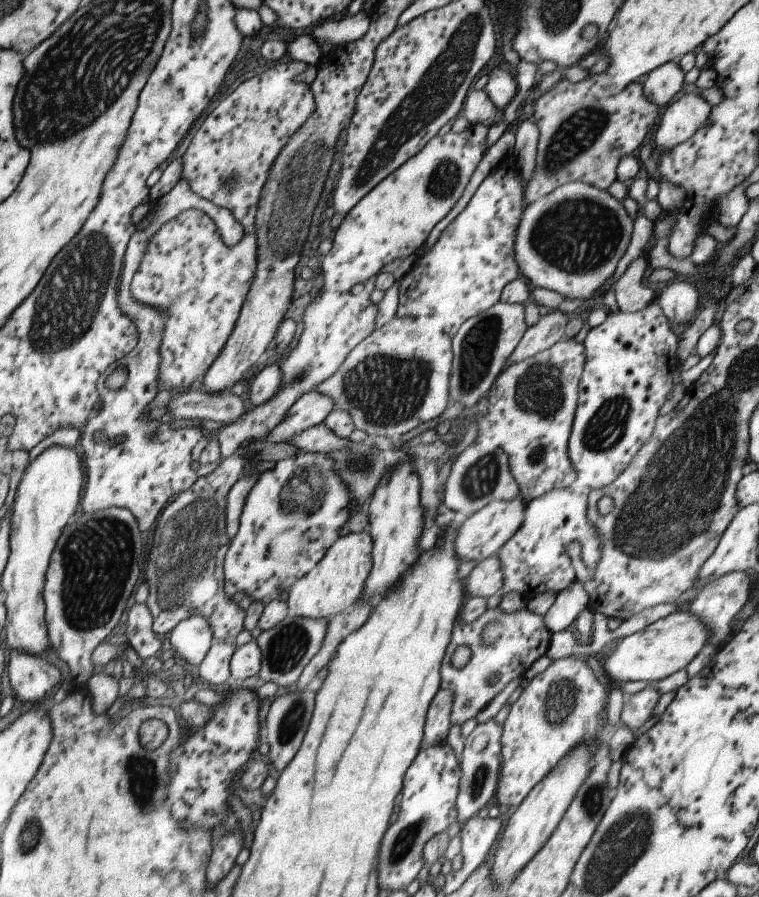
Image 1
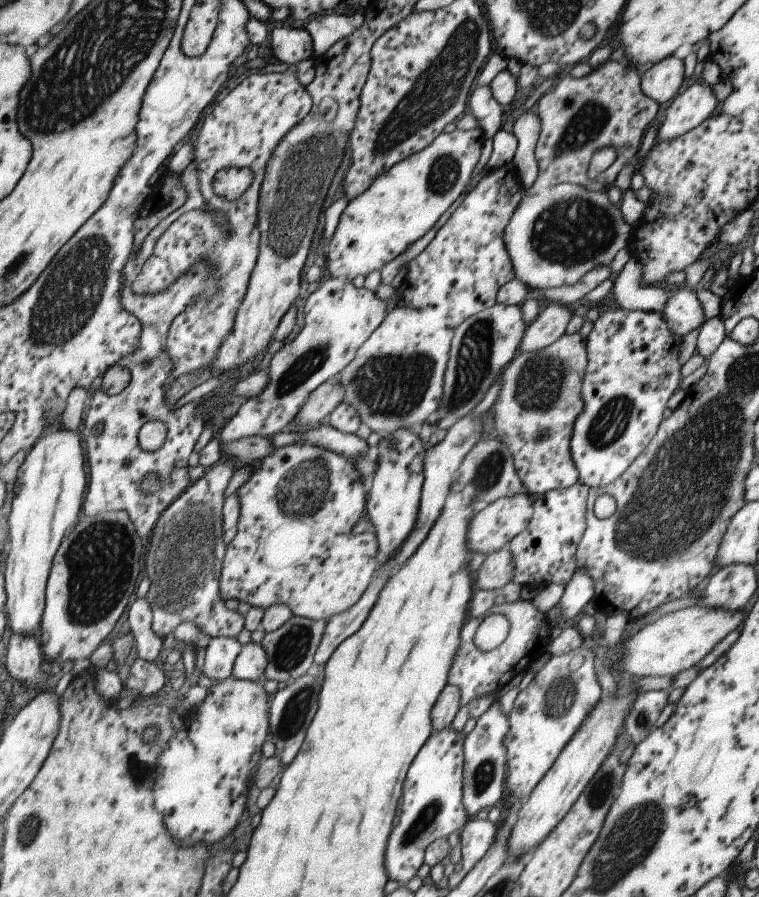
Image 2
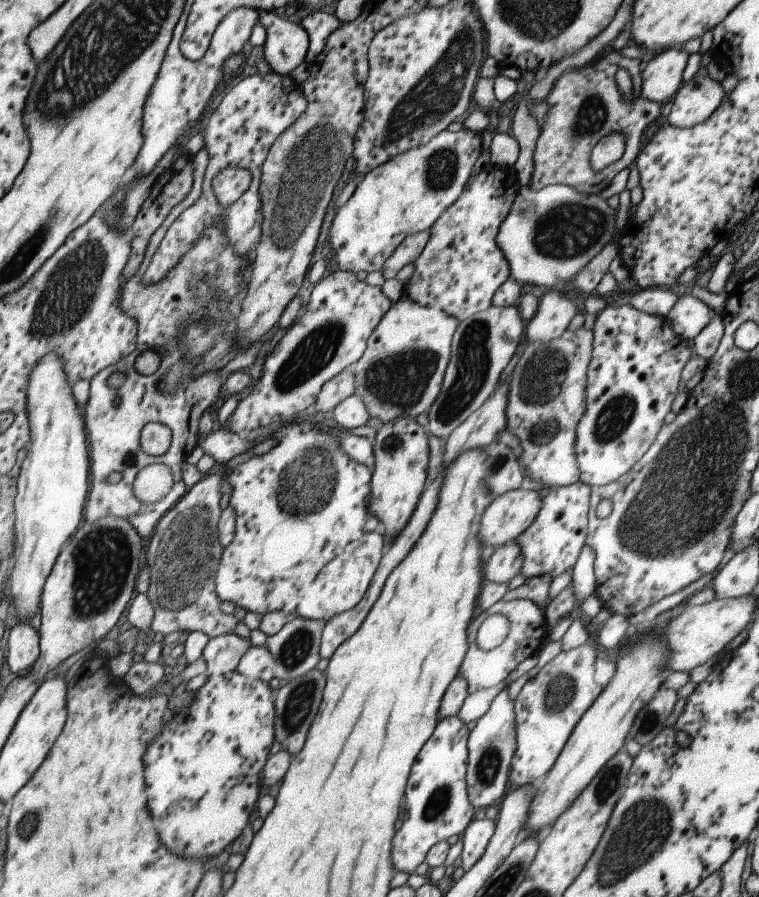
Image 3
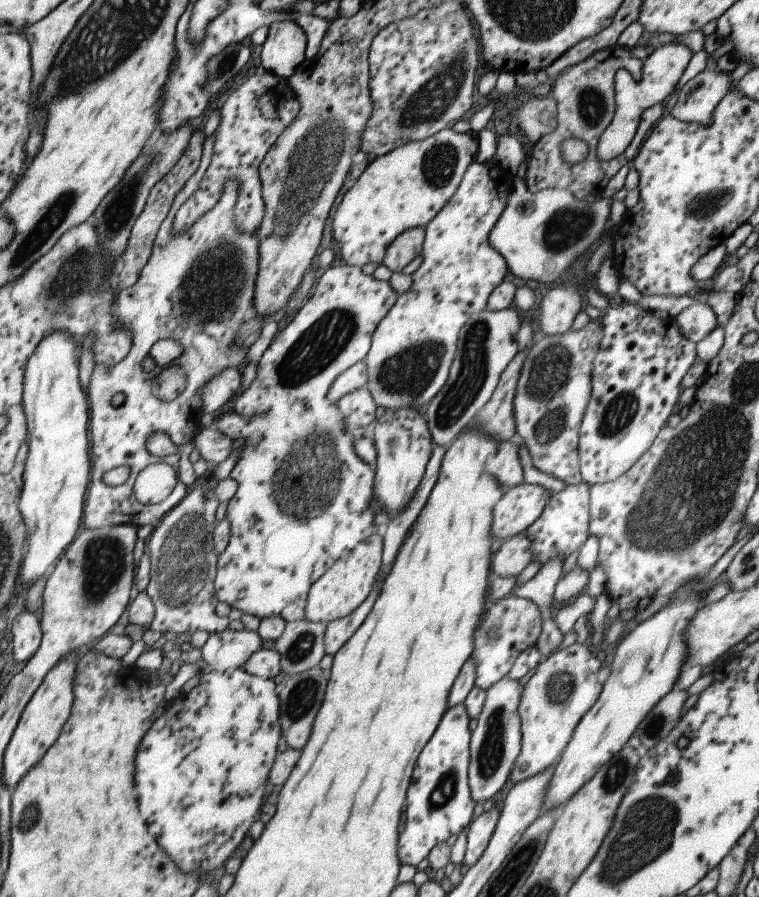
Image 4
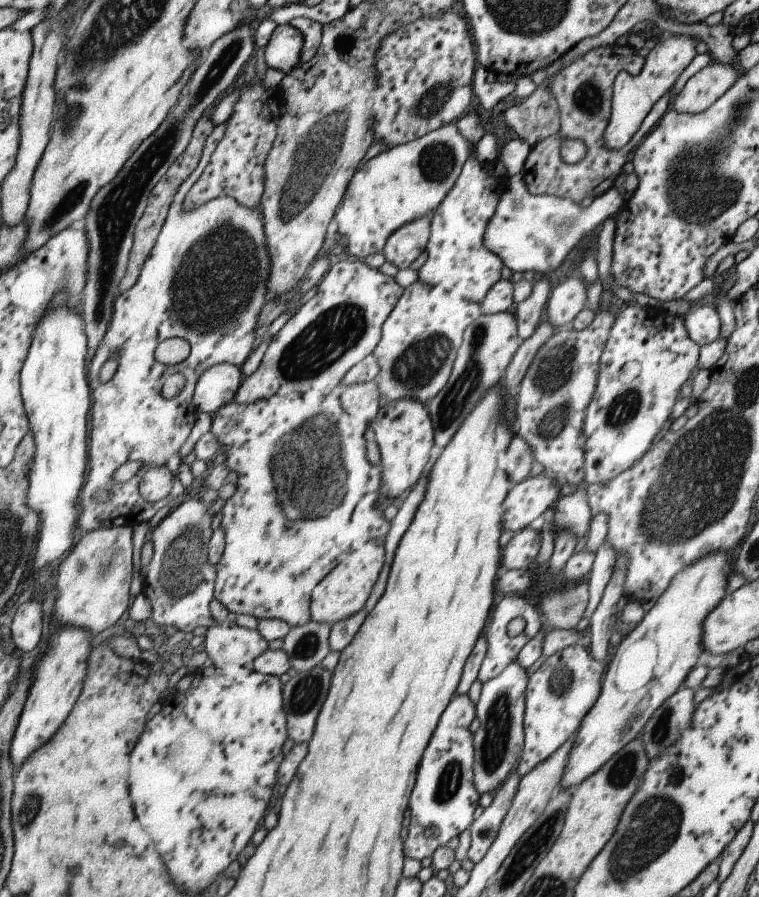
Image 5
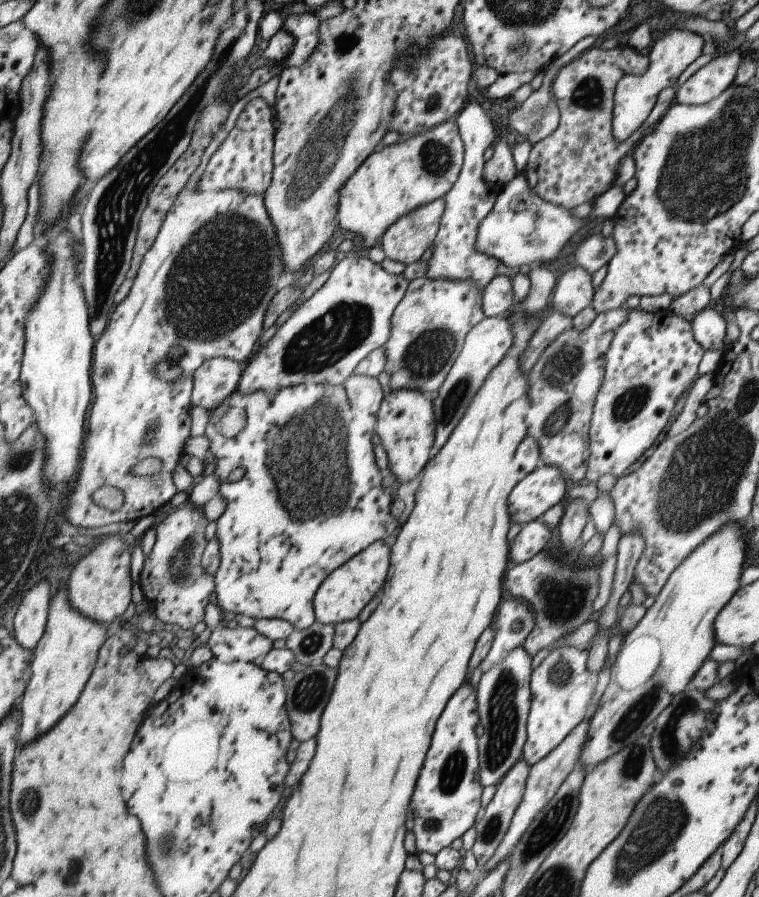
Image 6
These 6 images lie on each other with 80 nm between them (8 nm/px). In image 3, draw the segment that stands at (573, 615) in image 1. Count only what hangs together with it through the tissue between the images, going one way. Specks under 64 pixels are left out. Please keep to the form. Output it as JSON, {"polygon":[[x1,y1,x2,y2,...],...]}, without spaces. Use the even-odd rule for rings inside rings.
{"polygon":[[583,545,577,560,572,566,571,586,575,595,575,606,594,592,595,579,593,570,594,552,589,545]]}

